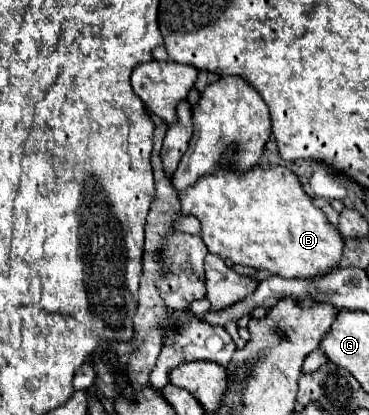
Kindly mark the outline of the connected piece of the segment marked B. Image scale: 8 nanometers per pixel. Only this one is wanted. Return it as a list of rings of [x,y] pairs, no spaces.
[[[229,147],[219,161],[215,173],[199,177],[193,185],[177,193],[181,203],[179,215],[193,215],[201,223],[201,239],[209,253],[223,259],[231,259],[237,265],[249,265],[255,269],[273,271],[279,277],[301,277],[311,279],[317,273],[331,273],[337,269],[343,253],[343,239],[339,231],[327,221],[325,213],[315,207],[311,197],[301,189],[301,183],[287,167],[261,167],[255,165],[249,171],[231,171],[233,149]]]

